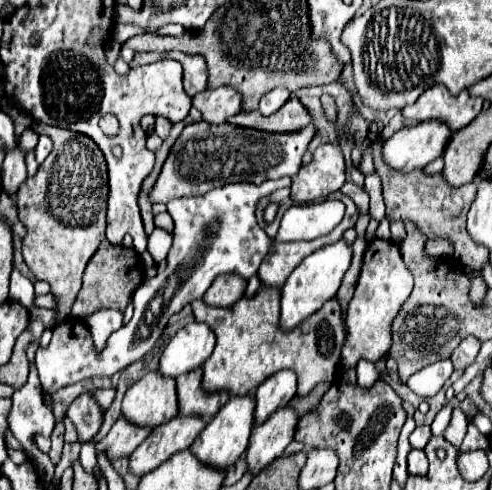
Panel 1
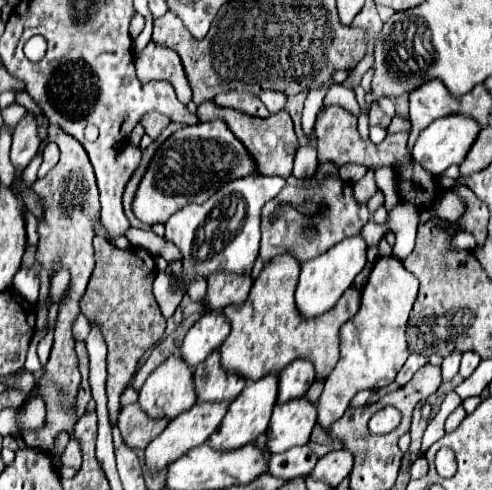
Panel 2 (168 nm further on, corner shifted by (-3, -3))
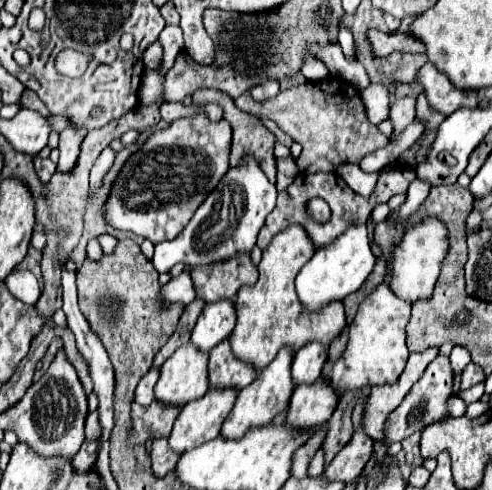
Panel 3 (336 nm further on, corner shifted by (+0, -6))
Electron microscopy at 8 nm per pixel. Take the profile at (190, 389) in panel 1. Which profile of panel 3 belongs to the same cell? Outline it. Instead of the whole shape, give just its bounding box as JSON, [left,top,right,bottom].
[209,340,257,388]

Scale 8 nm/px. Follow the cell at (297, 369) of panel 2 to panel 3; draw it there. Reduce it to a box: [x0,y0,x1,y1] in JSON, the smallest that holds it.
[293,342,327,384]

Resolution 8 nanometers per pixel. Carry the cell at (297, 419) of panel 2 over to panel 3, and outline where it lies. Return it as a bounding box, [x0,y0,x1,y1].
[287,378,339,428]

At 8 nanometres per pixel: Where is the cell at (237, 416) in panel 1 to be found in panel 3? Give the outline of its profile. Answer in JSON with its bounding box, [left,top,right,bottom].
[221,348,295,440]

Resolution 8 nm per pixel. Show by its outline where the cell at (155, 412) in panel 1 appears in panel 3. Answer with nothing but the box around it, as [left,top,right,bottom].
[155,344,209,406]

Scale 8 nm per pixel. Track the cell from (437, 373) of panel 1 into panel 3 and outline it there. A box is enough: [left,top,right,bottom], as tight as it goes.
[449,346,471,374]

